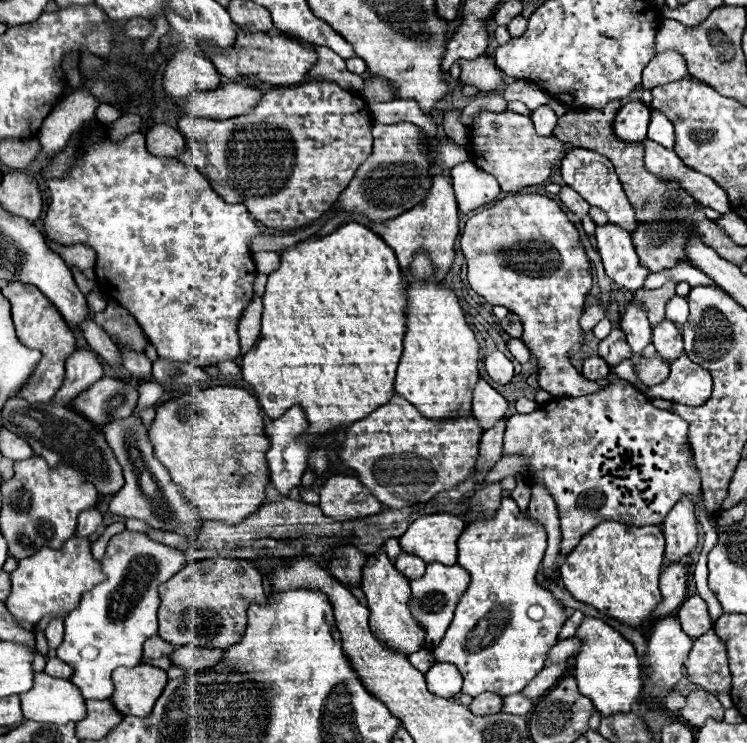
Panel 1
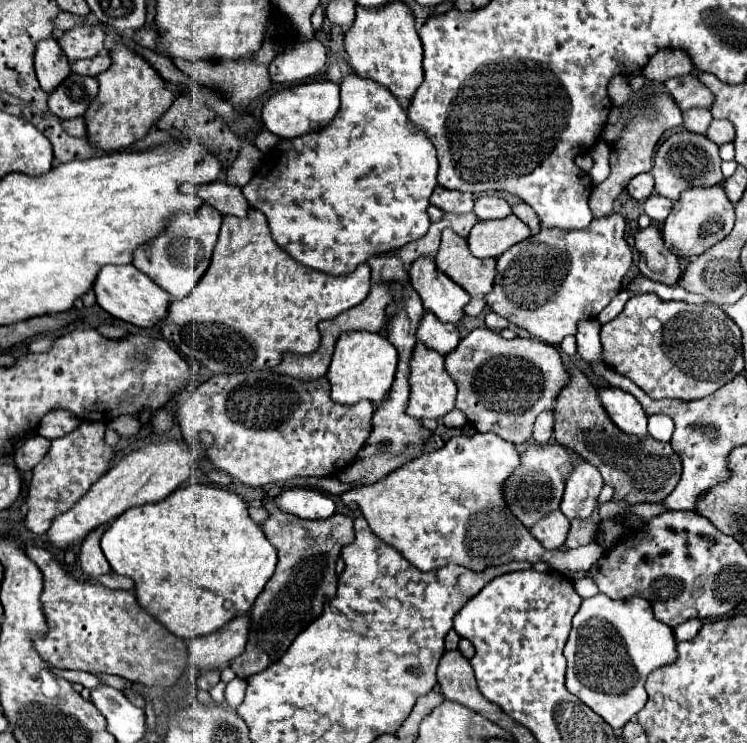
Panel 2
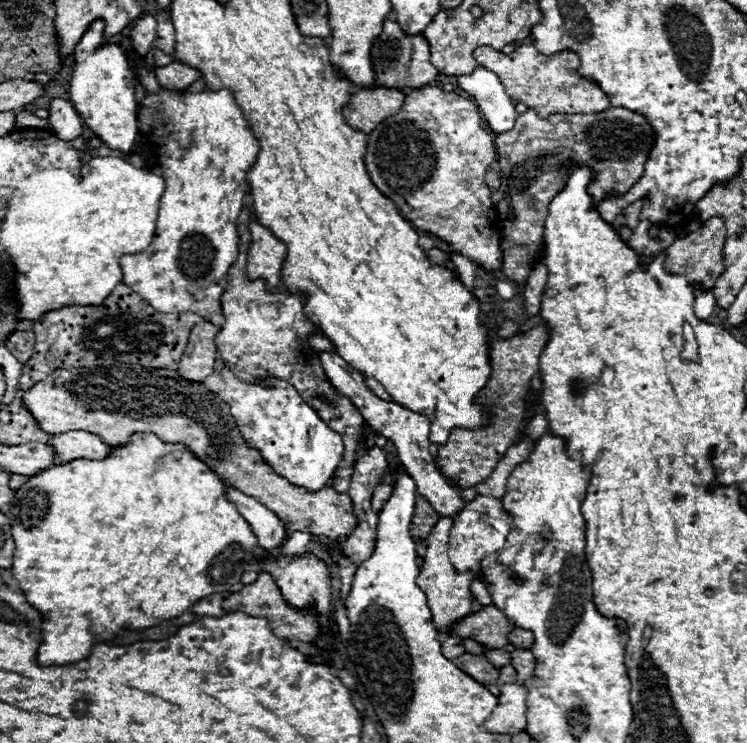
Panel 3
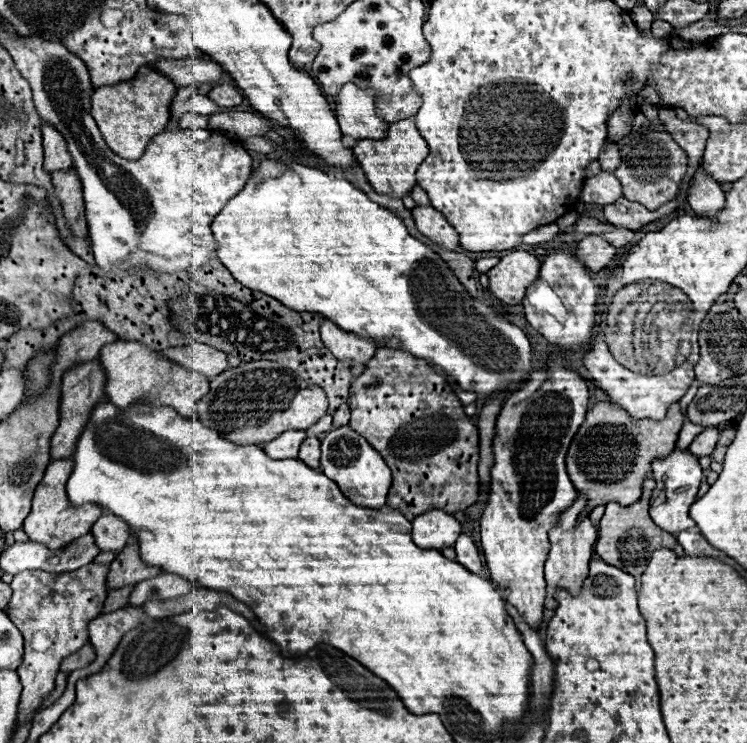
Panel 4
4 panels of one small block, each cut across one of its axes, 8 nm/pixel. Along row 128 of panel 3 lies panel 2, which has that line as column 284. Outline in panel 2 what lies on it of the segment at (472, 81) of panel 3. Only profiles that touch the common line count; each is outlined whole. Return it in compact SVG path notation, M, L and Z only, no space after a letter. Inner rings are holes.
M290 488L274 498L278 508L306 520L326 520L336 514L336 504L328 494L310 488Z

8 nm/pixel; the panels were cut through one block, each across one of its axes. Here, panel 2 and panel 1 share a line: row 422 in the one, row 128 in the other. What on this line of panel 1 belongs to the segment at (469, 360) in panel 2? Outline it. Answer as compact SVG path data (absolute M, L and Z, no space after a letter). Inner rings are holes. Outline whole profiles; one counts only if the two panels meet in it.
M482 112L470 126L470 160L492 174L504 192L520 192L526 186L542 184L548 180L554 166L572 150L572 144L558 138L540 138L534 132L530 116L514 112Z

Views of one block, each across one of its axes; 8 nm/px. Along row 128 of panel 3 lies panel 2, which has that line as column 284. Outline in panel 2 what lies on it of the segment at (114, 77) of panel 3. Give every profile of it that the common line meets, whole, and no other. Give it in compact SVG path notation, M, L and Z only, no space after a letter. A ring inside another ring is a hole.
M304 82L276 92L262 110L264 126L280 138L296 138L328 126L340 110L340 86L334 82Z

